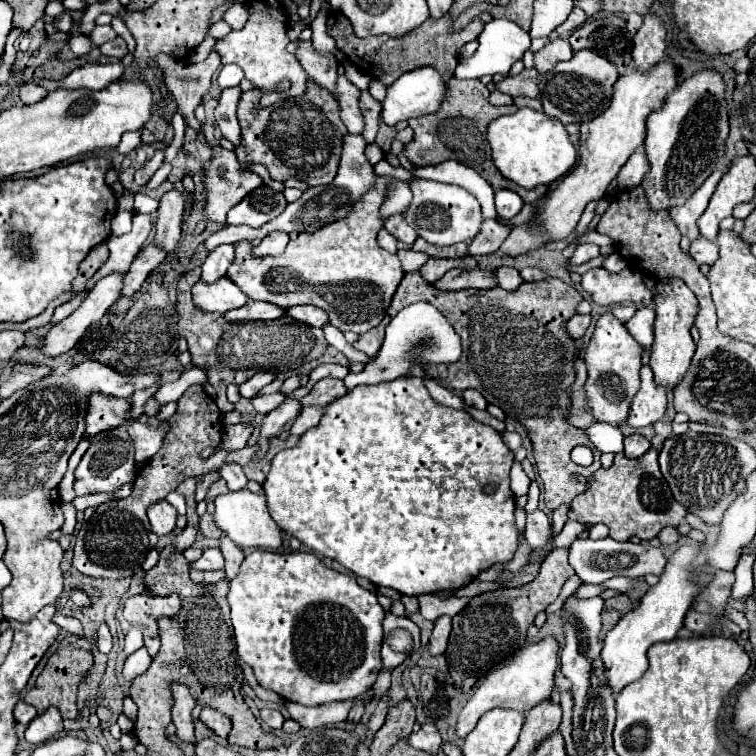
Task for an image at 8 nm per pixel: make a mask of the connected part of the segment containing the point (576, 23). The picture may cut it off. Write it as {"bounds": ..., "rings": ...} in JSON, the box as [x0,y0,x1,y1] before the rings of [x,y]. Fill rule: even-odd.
{"bounds":[555,8,587,36],"rings":[[[573,8],[571,10],[571,14],[569,14],[569,18],[561,24],[561,26],[557,26],[555,28],[555,32],[561,36],[561,34],[567,34],[567,32],[571,32],[571,30],[575,30],[575,28],[579,28],[581,24],[585,24],[585,20],[587,20],[587,16],[585,16],[585,12],[581,10],[581,8]]]}

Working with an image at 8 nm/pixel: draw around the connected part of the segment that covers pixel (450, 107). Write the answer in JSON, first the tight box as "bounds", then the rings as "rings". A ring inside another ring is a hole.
{"bounds":[403,77,519,176],"rings":[[[455,77],[447,81],[448,91],[445,104],[435,114],[425,114],[419,118],[411,118],[409,126],[413,128],[415,136],[405,146],[403,154],[415,166],[429,166],[441,164],[445,160],[457,160],[465,166],[475,168],[483,176],[483,158],[491,158],[491,148],[487,144],[487,126],[495,118],[503,114],[513,114],[519,108],[513,106],[491,106],[489,104],[489,90],[479,79],[461,80]]]}

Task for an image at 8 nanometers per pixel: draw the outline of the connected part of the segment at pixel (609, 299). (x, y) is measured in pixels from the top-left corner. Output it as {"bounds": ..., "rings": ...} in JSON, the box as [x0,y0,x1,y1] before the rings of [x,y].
{"bounds":[583,268,653,308],"rings":[[[593,268],[583,274],[583,290],[593,296],[593,302],[601,306],[615,306],[621,302],[643,302],[653,308],[653,292],[643,284],[641,272],[623,268],[617,274],[609,274],[605,268]]]}

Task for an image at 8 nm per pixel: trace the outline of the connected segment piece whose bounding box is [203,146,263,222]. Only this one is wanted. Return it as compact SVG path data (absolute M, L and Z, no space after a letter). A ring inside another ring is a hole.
M211 146L211 152L213 158L203 170L203 184L207 190L203 214L213 222L225 222L227 212L251 190L259 188L263 180L255 172L241 172L235 152L221 146Z

